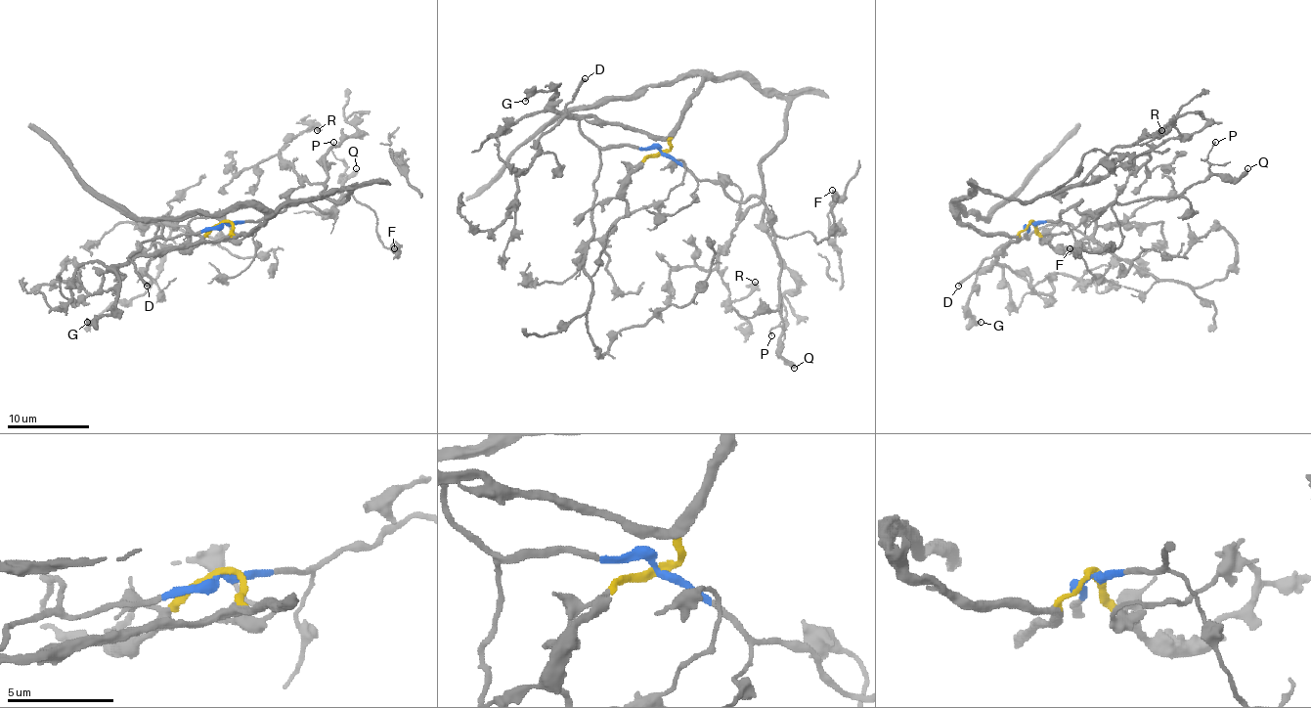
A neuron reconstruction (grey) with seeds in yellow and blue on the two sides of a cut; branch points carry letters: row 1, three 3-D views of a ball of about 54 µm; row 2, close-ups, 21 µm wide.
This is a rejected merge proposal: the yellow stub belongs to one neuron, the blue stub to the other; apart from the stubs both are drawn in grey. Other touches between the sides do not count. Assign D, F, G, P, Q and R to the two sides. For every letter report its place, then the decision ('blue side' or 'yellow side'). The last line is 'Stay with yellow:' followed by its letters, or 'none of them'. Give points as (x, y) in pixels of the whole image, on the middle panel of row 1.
D: at (585, 78); blue side
F: at (832, 190); blue side
G: at (525, 101); yellow side
P: at (771, 335); blue side
Q: at (794, 368); blue side
R: at (755, 282); yellow side
Stay with yellow: G, R

